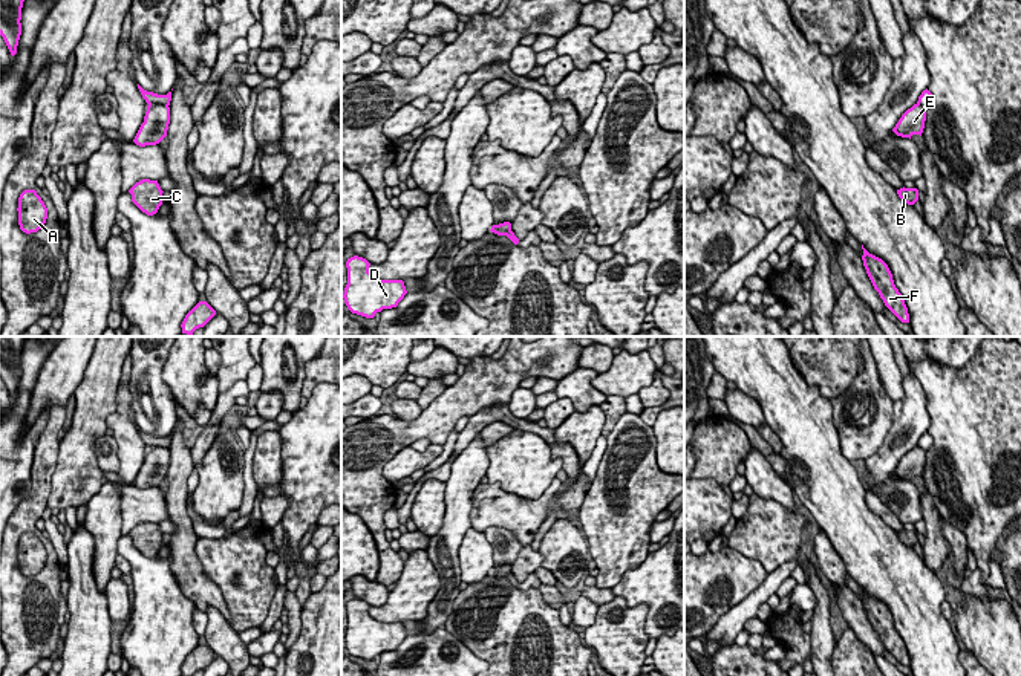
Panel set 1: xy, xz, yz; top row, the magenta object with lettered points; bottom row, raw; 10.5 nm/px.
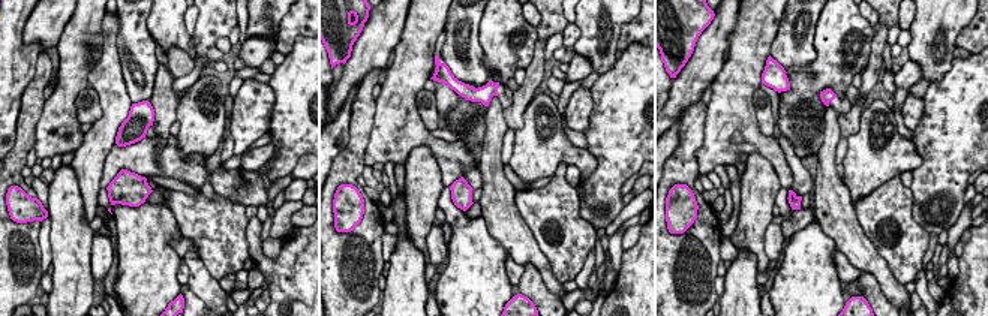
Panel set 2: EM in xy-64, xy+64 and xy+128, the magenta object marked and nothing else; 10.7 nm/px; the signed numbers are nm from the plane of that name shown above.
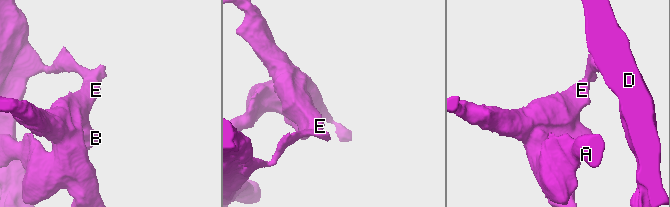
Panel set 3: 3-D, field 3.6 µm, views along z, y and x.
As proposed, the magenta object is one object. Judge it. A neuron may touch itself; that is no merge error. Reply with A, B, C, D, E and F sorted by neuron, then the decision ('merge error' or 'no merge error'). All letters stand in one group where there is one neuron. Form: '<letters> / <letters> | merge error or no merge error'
A B C E F / D | merge error

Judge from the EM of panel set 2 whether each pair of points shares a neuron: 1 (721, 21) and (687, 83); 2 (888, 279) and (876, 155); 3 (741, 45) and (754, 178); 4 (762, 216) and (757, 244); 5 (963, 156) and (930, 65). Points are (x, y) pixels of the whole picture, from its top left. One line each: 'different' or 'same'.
1: same
2: different
3: different
4: same
5: different

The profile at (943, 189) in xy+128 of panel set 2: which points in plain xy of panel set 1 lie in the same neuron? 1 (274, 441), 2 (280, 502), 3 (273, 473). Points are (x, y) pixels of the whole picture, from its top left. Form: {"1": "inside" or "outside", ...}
{"1": "outside", "2": "outside", "3": "outside"}

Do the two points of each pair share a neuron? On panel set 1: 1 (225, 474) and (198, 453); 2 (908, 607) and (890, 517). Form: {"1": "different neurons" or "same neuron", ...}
{"1": "different neurons", "2": "different neurons"}

